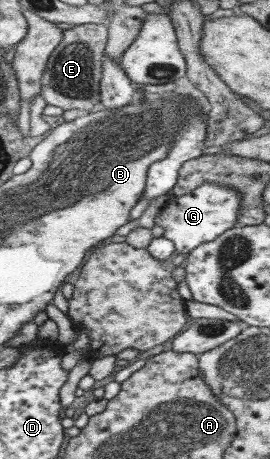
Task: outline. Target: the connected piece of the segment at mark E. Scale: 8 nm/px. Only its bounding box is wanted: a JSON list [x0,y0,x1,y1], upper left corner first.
[41,23,108,114]

